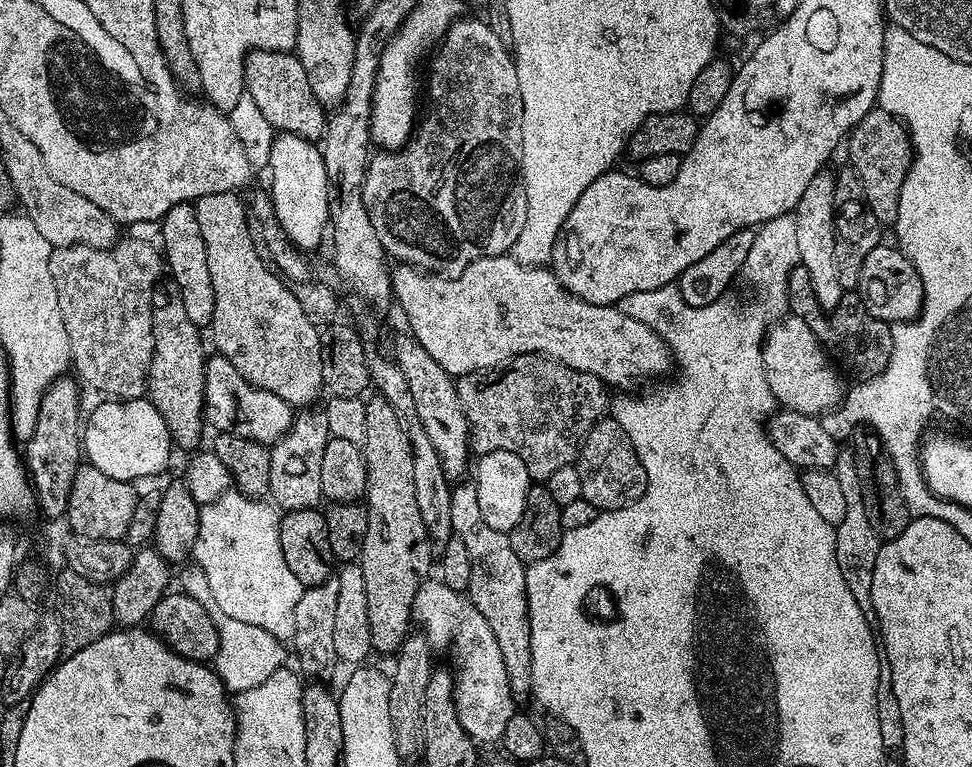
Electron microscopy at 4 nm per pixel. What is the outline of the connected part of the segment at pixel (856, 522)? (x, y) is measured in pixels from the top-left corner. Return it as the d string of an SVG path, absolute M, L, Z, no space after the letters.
M841 450L834 471L838 482L842 482L842 494L846 497L846 518L842 518L842 522L835 525L838 566L842 570L842 578L846 578L846 586L850 586L850 594L854 594L854 602L858 602L864 616L872 618L874 598L870 598L870 582L874 578L874 562L878 558L882 541L874 526L870 526L870 518L866 518L862 482L858 482L858 466L851 450Z

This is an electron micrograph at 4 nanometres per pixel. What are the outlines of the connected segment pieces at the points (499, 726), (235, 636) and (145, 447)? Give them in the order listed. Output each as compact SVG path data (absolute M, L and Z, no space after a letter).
M428 578L421 583L414 598L412 619L417 625L420 623L424 627L421 628L422 634L433 649L449 648L452 651L451 667L454 669L456 682L456 709L458 722L462 722L462 730L466 730L466 734L470 734L470 738L480 746L492 744L495 740L496 743L503 741L506 722L510 722L514 715L514 701L510 678L506 678L506 662L502 662L502 649L498 647L498 638L494 638L494 630L490 630L490 622L482 618L480 611L473 606L465 593L450 590L450 586L446 586L438 578Z
M188 567L183 569L185 572L180 576L179 587L190 598L202 602L202 606L206 606L206 610L214 618L214 626L218 630L218 654L214 661L214 671L216 677L224 683L225 689L232 694L251 690L254 686L266 682L266 678L270 678L274 670L285 667L285 641L274 638L274 634L269 634L258 626L237 622L234 618L222 614L222 610L218 610L218 602L214 602L214 594L210 594L210 582L207 581L206 574L198 567Z
M104 398L101 401L89 416L87 413L82 424L82 452L87 463L110 478L129 482L141 482L147 478L147 472L156 476L160 471L166 471L170 449L168 427L151 400Z

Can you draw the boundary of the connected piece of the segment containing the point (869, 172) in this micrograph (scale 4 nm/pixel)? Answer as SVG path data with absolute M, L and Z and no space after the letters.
M882 107L871 108L852 128L846 140L848 160L860 179L860 188L864 191L863 203L867 211L881 226L892 226L898 214L898 198L902 190L902 182L912 165L912 139L902 121Z

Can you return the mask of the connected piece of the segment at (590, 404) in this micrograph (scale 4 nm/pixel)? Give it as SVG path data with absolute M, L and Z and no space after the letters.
M535 354L515 356L513 360L509 360L507 364L495 370L471 372L469 376L459 377L456 380L456 389L458 390L458 402L462 402L462 414L466 414L468 419L468 430L473 453L477 457L481 457L490 454L494 450L510 450L514 454L518 454L518 458L522 458L522 462L526 462L526 470L531 474L533 481L536 482L546 482L550 478L550 474L554 474L554 470L562 470L562 466L573 463L576 457L580 455L580 446L585 434L598 421L605 419L610 408L609 389L597 376L582 370L574 370L562 362L551 360L548 356L537 356Z

